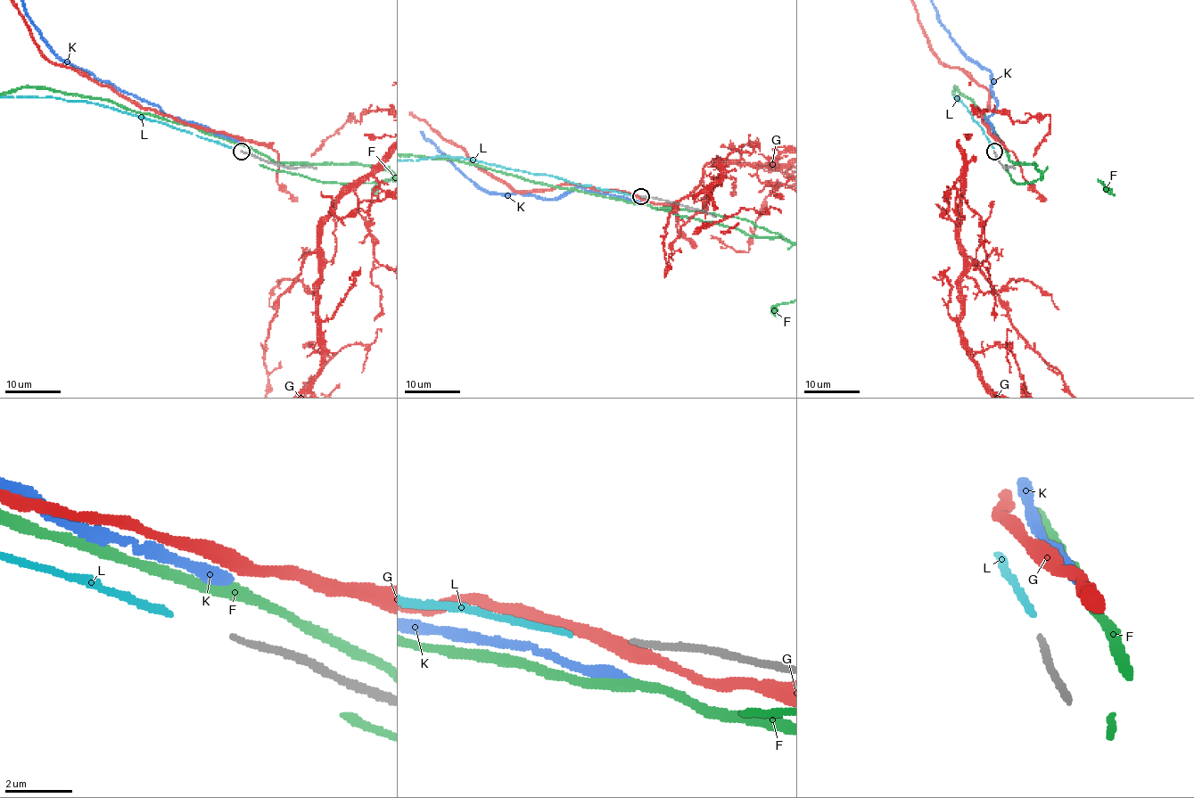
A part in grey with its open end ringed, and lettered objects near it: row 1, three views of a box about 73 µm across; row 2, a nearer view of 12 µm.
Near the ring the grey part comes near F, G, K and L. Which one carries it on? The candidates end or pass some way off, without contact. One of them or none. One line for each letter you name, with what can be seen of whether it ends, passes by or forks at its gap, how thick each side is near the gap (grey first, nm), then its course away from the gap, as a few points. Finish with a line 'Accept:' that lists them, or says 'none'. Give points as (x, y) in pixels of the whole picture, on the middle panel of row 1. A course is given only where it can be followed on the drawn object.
L: It ends there. Thickness 160 nm (grey) against 180 nm
Accept: L

